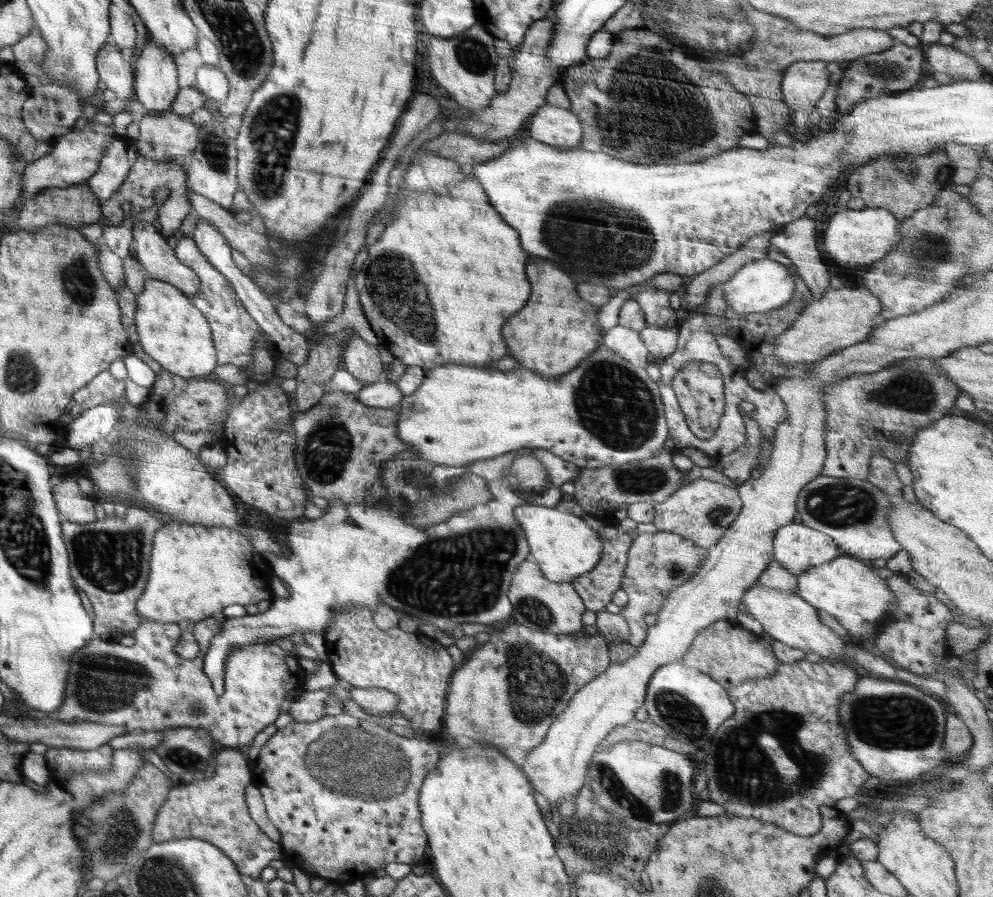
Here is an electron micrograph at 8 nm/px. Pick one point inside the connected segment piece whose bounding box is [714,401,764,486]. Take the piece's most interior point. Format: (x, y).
(737, 467)

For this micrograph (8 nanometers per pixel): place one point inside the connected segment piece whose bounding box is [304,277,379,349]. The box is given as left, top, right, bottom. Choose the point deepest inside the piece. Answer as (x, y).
(352, 315)

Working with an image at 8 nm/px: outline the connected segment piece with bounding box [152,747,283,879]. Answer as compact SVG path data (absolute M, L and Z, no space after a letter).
M232 747L216 754L216 759L214 776L171 789L153 822L152 840L154 843L184 838L207 840L232 859L240 874L257 879L272 860L282 859L281 844L270 840L250 816L245 799L246 787L251 784L248 759Z

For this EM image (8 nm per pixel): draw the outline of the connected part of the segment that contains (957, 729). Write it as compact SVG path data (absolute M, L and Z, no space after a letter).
M952 710L947 714L945 733L943 752L955 762L962 760L971 749L973 739L967 725Z

